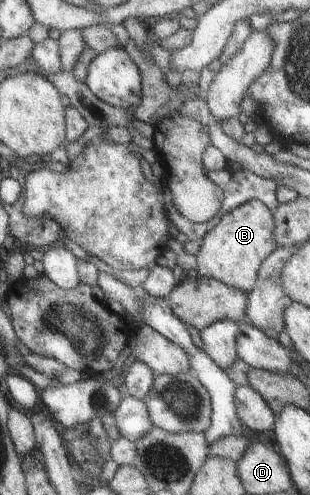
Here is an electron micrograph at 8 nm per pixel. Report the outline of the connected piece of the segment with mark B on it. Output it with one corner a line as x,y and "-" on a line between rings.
258,200
242,202
226,212
202,237
202,244
194,255
197,276
221,281
247,294
254,285
260,262
276,249
275,239
270,241
272,221
271,209

